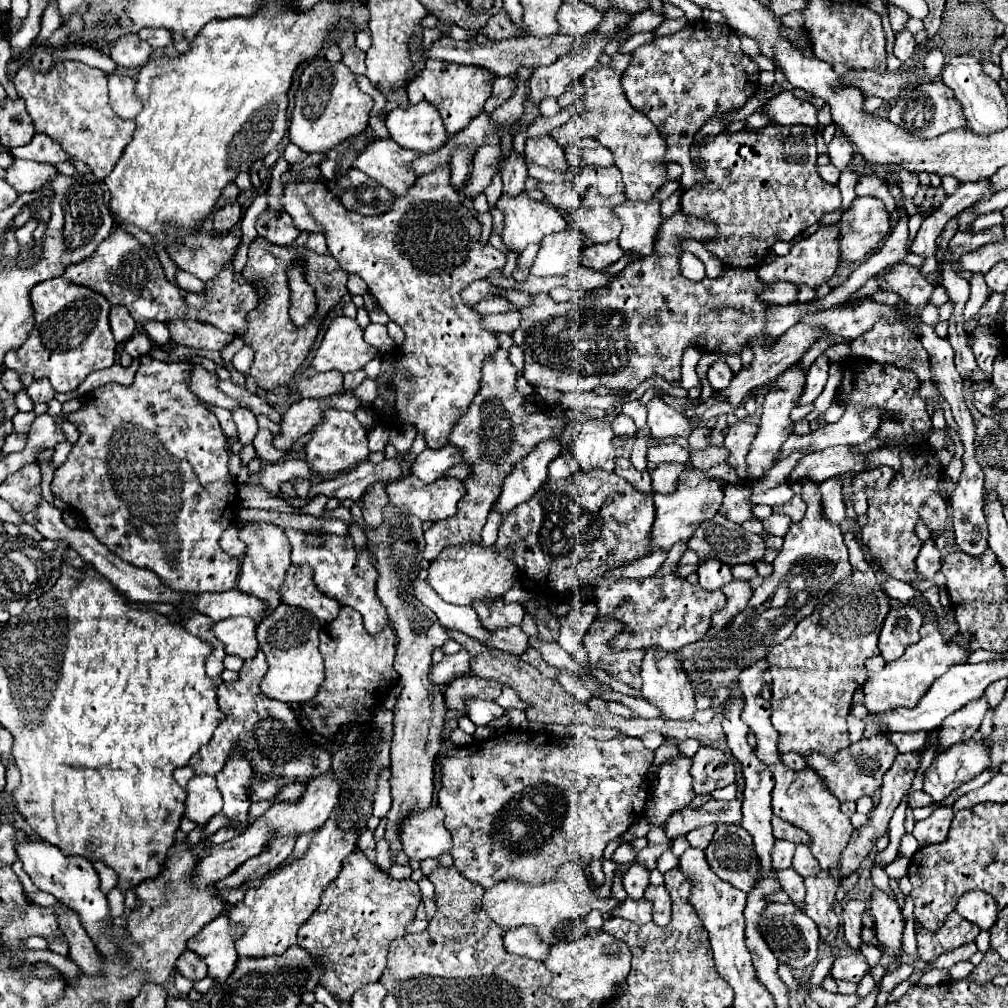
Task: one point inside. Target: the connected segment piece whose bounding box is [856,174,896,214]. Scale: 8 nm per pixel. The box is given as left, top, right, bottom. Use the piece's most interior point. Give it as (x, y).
(867, 185)

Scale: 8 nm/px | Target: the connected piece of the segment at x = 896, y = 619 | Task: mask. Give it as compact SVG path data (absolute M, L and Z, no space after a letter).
M914 604L894 606L886 616L878 638L882 658L886 662L900 658L910 644L918 642L920 626L922 626L920 608L916 608Z

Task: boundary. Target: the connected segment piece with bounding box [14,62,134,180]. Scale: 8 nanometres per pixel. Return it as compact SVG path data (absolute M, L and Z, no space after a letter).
M62 62L48 74L40 74L32 66L22 64L14 78L14 86L26 102L36 132L50 136L66 154L90 166L98 180L104 180L104 176L112 172L126 144L132 140L134 120L122 120L110 108L108 76L102 70L82 62Z

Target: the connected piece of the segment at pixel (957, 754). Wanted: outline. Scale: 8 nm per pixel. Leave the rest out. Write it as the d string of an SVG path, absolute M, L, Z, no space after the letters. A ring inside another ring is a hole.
M984 740L954 744L954 748L936 754L932 766L924 772L924 792L928 792L934 802L942 802L952 790L976 778L990 764L990 746Z

